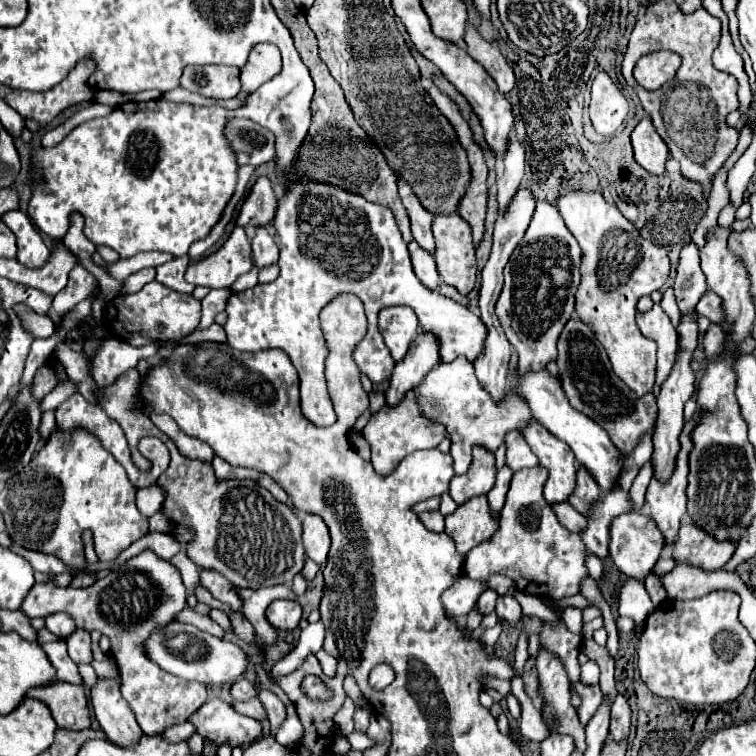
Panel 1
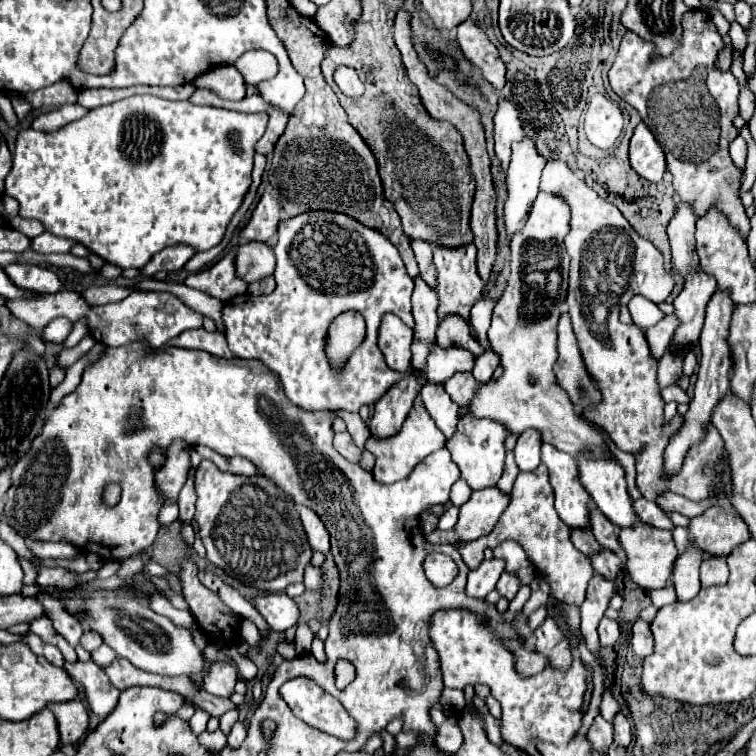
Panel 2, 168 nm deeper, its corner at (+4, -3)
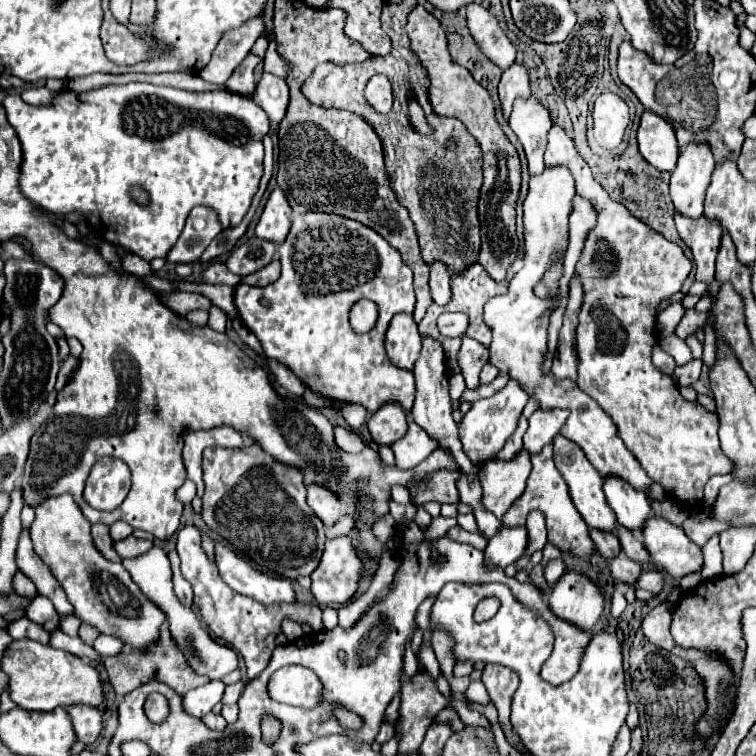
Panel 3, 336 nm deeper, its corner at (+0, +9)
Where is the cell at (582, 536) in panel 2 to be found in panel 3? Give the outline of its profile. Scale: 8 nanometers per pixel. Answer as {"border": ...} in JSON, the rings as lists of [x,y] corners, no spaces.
{"border":[[[590,530],[590,538],[592,538],[598,554],[604,556],[606,560],[612,560],[612,558],[616,558],[622,552],[620,540],[614,536],[614,532],[596,532],[596,530]]]}

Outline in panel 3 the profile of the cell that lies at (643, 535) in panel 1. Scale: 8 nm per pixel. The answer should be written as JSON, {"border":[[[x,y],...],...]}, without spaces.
{"border":[[[652,516],[644,526],[644,542],[652,560],[666,568],[676,580],[686,574],[700,572],[704,566],[702,550],[696,546],[680,526],[666,518]]]}

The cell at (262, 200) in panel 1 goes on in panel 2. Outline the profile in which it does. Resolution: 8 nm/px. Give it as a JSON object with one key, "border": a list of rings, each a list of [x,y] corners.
{"border":[[[264,192],[258,206],[252,212],[252,218],[240,230],[240,238],[268,242],[274,238],[278,222],[280,222],[280,204],[276,198],[272,198],[268,192]]]}

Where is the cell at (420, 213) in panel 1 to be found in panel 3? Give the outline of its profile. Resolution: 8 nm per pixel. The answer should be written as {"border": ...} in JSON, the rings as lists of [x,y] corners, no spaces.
{"border":[[[430,264],[430,288],[432,298],[436,304],[448,304],[450,302],[450,272],[444,270],[442,264]]]}

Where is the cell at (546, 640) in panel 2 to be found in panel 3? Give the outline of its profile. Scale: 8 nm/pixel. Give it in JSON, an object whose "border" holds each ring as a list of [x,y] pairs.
{"border":[[[570,570],[554,584],[548,604],[556,616],[590,630],[604,610],[604,594],[588,576]]]}

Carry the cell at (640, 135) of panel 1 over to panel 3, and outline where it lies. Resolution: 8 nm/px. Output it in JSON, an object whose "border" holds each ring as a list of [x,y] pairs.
{"border":[[[646,110],[638,128],[638,146],[640,154],[654,168],[666,172],[672,172],[676,168],[680,146],[676,142],[674,126],[666,118]]]}

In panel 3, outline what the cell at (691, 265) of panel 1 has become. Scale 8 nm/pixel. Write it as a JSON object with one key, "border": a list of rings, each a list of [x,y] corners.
{"border":[[[690,142],[680,150],[676,170],[670,178],[670,196],[674,206],[684,212],[684,216],[700,216],[704,206],[704,192],[712,176],[716,160],[712,150],[704,142]]]}

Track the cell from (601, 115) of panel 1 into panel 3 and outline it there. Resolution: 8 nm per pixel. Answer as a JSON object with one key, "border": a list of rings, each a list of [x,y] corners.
{"border":[[[608,92],[608,94],[598,96],[598,100],[594,102],[592,116],[594,116],[596,142],[606,150],[618,148],[630,122],[628,104],[620,96]]]}

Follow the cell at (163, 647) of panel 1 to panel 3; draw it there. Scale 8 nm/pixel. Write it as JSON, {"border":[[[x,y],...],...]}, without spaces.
{"border":[[[70,494],[46,498],[36,506],[36,510],[38,512],[32,526],[56,526],[56,540],[38,542],[36,552],[52,568],[52,574],[74,606],[76,618],[98,628],[100,634],[118,636],[124,644],[132,644],[132,648],[146,648],[152,644],[152,640],[158,636],[158,626],[164,622],[164,612],[140,596],[136,584],[132,584],[132,578],[122,564],[108,562],[100,554],[90,534],[92,524],[80,512],[74,498]]]}

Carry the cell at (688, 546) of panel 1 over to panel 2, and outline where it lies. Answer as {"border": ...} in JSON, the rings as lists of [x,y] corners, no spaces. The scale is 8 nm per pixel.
{"border":[[[716,504],[704,514],[692,518],[688,524],[688,532],[692,544],[712,554],[714,558],[728,556],[732,548],[750,538],[744,520],[740,520],[740,516],[730,506],[722,504]]]}

